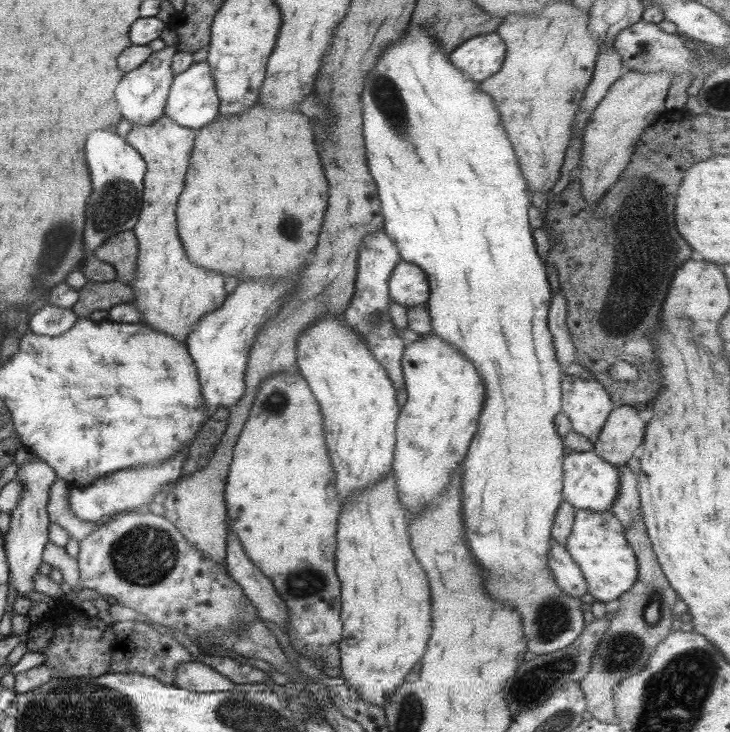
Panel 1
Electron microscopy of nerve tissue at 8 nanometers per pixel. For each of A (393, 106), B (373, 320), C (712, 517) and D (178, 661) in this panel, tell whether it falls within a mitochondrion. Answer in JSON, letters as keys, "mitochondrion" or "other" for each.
{"A":"mitochondrion","B":"mitochondrion","C":"mitochondrion","D":"other"}

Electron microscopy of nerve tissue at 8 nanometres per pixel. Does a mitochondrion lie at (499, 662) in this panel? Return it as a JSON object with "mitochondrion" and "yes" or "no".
{"mitochondrion":"no"}

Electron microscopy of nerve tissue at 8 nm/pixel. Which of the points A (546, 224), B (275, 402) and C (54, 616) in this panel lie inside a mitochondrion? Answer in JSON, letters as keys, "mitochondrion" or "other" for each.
{"A":"other","B":"mitochondrion","C":"other"}

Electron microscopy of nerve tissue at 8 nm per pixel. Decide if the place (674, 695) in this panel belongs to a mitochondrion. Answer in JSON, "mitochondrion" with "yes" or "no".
{"mitochondrion":"yes"}

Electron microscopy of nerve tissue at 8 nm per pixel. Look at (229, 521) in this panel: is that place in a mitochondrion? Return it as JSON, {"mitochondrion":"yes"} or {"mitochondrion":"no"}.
{"mitochondrion":"no"}

